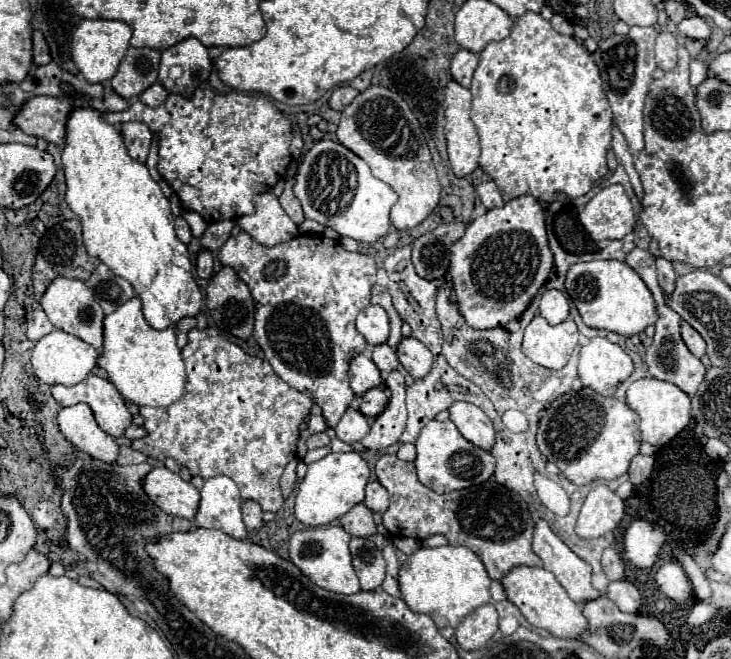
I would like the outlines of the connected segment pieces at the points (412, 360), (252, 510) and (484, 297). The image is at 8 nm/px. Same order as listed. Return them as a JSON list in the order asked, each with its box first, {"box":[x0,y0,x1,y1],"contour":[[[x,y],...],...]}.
[{"box":[397,337,433,379],"contour":[[[415,337],[401,339],[401,343],[397,345],[397,357],[399,357],[399,363],[407,369],[407,373],[413,379],[423,379],[433,365],[431,351]]]},{"box":[241,501,263,529],"contour":[[[245,501],[241,511],[243,511],[243,523],[247,529],[259,529],[263,525],[261,507],[255,501]]]},{"box":[449,195,553,329],"contour":[[[531,195],[511,199],[499,209],[489,209],[485,215],[471,221],[465,229],[465,235],[451,247],[451,265],[449,265],[451,285],[457,295],[457,303],[465,323],[475,329],[505,327],[511,319],[517,319],[527,309],[535,293],[547,283],[551,271],[553,271],[553,253],[549,249],[545,231],[545,209]]]}]

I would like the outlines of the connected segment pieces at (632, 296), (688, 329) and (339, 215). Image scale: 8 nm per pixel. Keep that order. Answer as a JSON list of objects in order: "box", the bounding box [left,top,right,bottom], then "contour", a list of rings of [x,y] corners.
[{"box":[565,261,659,337],"contour":[[[623,261],[575,263],[573,267],[569,267],[565,287],[575,307],[579,309],[583,323],[589,327],[631,337],[639,335],[649,325],[655,325],[655,321],[659,319],[653,293],[647,289],[639,273]]]},{"box":[681,321,705,357],"contour":[[[681,321],[681,337],[683,337],[687,349],[695,357],[703,357],[705,355],[705,341],[703,341],[703,337],[687,321]]]},{"box":[295,139,397,245],"contour":[[[321,139],[305,155],[295,177],[295,197],[301,201],[307,219],[335,229],[341,237],[373,245],[387,235],[389,211],[397,193],[383,181],[375,179],[369,165],[337,141]]]}]

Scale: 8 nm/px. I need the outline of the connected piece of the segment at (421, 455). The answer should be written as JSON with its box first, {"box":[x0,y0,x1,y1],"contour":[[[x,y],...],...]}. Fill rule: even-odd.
{"box":[415,421,495,493],"contour":[[[429,421],[419,439],[415,441],[417,447],[417,477],[419,481],[433,489],[435,493],[449,493],[455,489],[465,489],[471,485],[485,483],[495,469],[495,457],[489,451],[483,451],[481,447],[469,443],[455,427],[453,421]]]}

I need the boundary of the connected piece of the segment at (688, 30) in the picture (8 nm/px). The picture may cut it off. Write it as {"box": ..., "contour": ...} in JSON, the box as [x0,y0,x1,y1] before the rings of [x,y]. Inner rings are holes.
{"box":[677,17,711,41],"contour":[[[701,17],[683,19],[677,25],[677,29],[683,31],[687,37],[693,37],[693,39],[699,39],[699,41],[707,41],[711,37],[711,25],[705,19],[701,19]]]}

